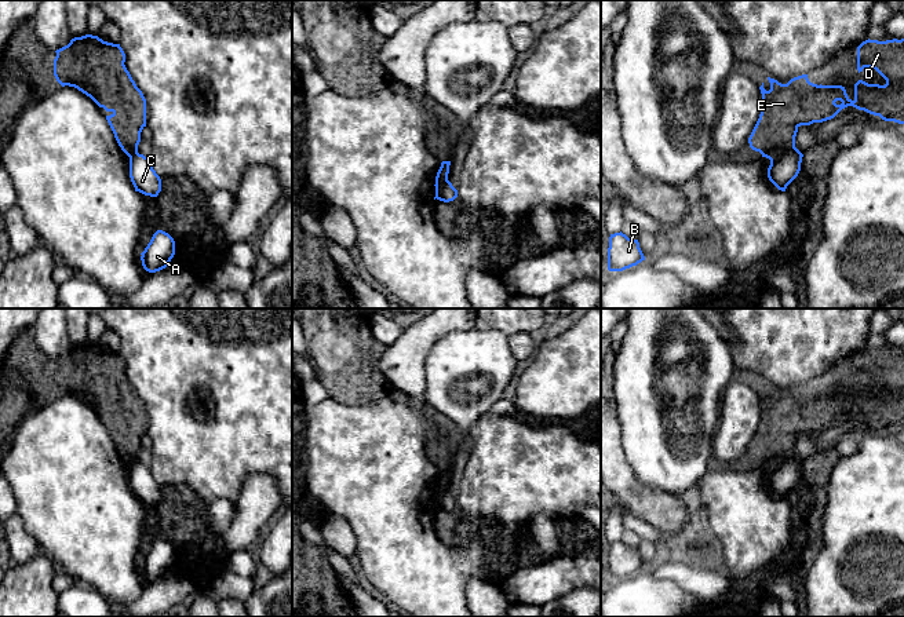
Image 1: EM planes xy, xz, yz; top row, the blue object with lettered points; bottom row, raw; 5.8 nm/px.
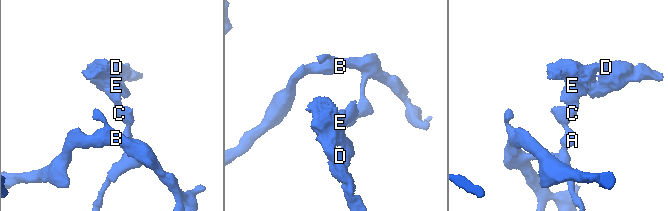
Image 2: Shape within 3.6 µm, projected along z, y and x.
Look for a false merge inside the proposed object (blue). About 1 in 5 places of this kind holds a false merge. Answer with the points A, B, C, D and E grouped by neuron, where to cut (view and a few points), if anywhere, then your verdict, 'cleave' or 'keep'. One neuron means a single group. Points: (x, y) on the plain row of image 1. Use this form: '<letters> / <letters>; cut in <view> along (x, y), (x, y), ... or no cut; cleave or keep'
A B C / D E; cut in yz along (794, 455), (771, 468); cleave

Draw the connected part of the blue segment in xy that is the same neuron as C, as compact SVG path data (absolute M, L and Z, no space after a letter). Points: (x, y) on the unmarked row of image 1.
M136 461L130 466L130 486L135 500L150 505L157 505L161 500L161 488L143 463Z

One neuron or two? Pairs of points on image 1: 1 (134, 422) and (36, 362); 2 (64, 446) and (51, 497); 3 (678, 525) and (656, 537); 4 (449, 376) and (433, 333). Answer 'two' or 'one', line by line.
1: one
2: one
3: two
4: two

